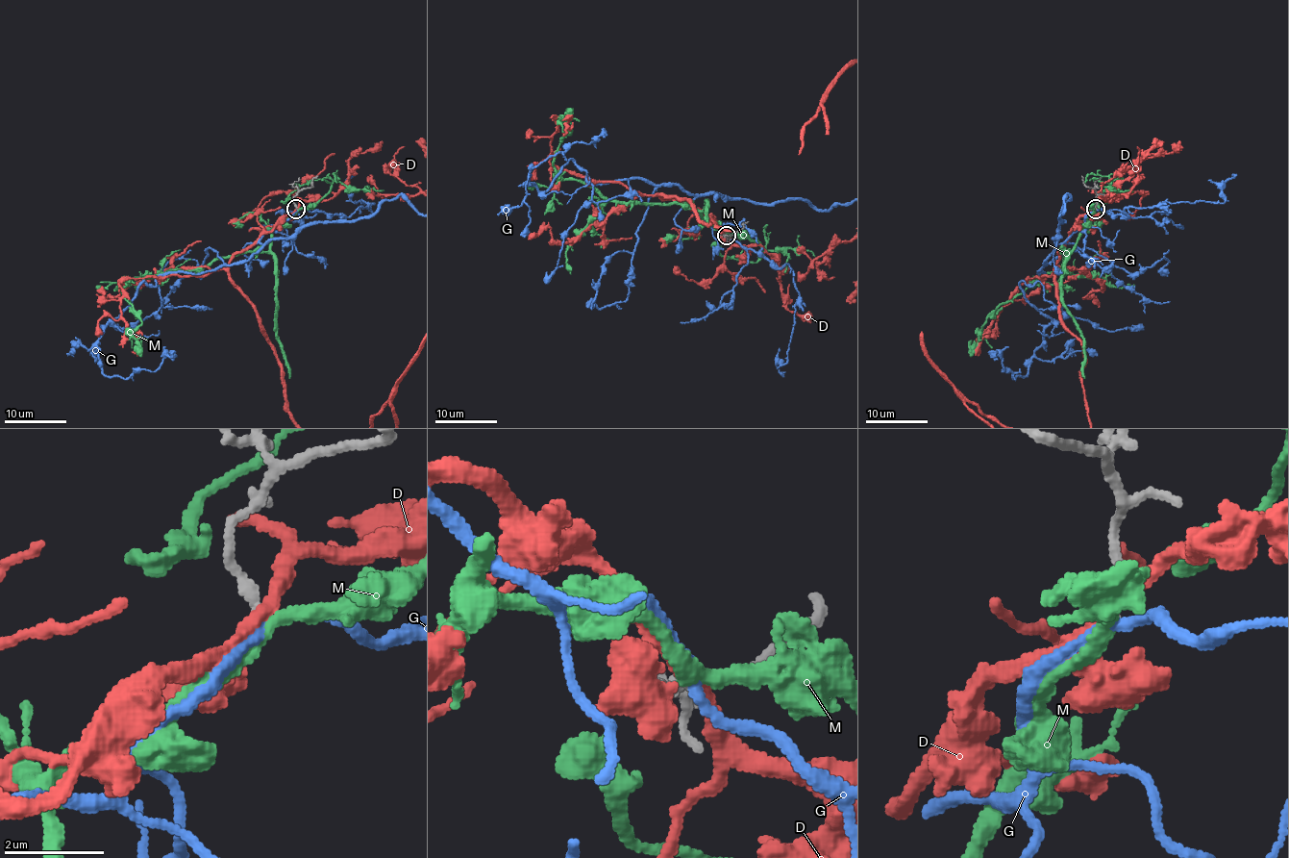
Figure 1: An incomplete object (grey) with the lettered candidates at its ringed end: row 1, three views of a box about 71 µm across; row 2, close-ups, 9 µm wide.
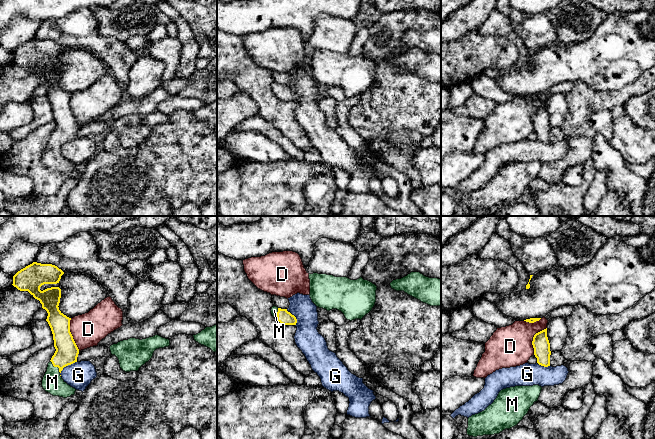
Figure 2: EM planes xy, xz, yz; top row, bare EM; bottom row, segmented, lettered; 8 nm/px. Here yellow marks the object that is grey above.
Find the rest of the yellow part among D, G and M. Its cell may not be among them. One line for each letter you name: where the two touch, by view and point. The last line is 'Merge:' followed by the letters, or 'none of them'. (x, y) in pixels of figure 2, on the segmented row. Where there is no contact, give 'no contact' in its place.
M: contact xy (55, 366)
Merge: M

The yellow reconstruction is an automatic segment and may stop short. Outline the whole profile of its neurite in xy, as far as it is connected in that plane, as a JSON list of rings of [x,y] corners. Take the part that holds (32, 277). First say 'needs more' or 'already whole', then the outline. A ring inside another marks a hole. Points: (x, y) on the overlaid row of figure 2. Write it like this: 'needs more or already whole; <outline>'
needs more; [[[33,262],[13,276],[12,285],[20,291],[28,291],[48,313],[46,321],[51,328],[56,351],[48,363],[42,387],[53,396],[67,398],[74,395],[76,389],[68,385],[60,373],[64,367],[77,362],[79,349],[70,332],[71,318],[64,315],[58,307],[61,289],[51,287],[40,290],[44,284],[59,283],[63,274],[55,265]]]

